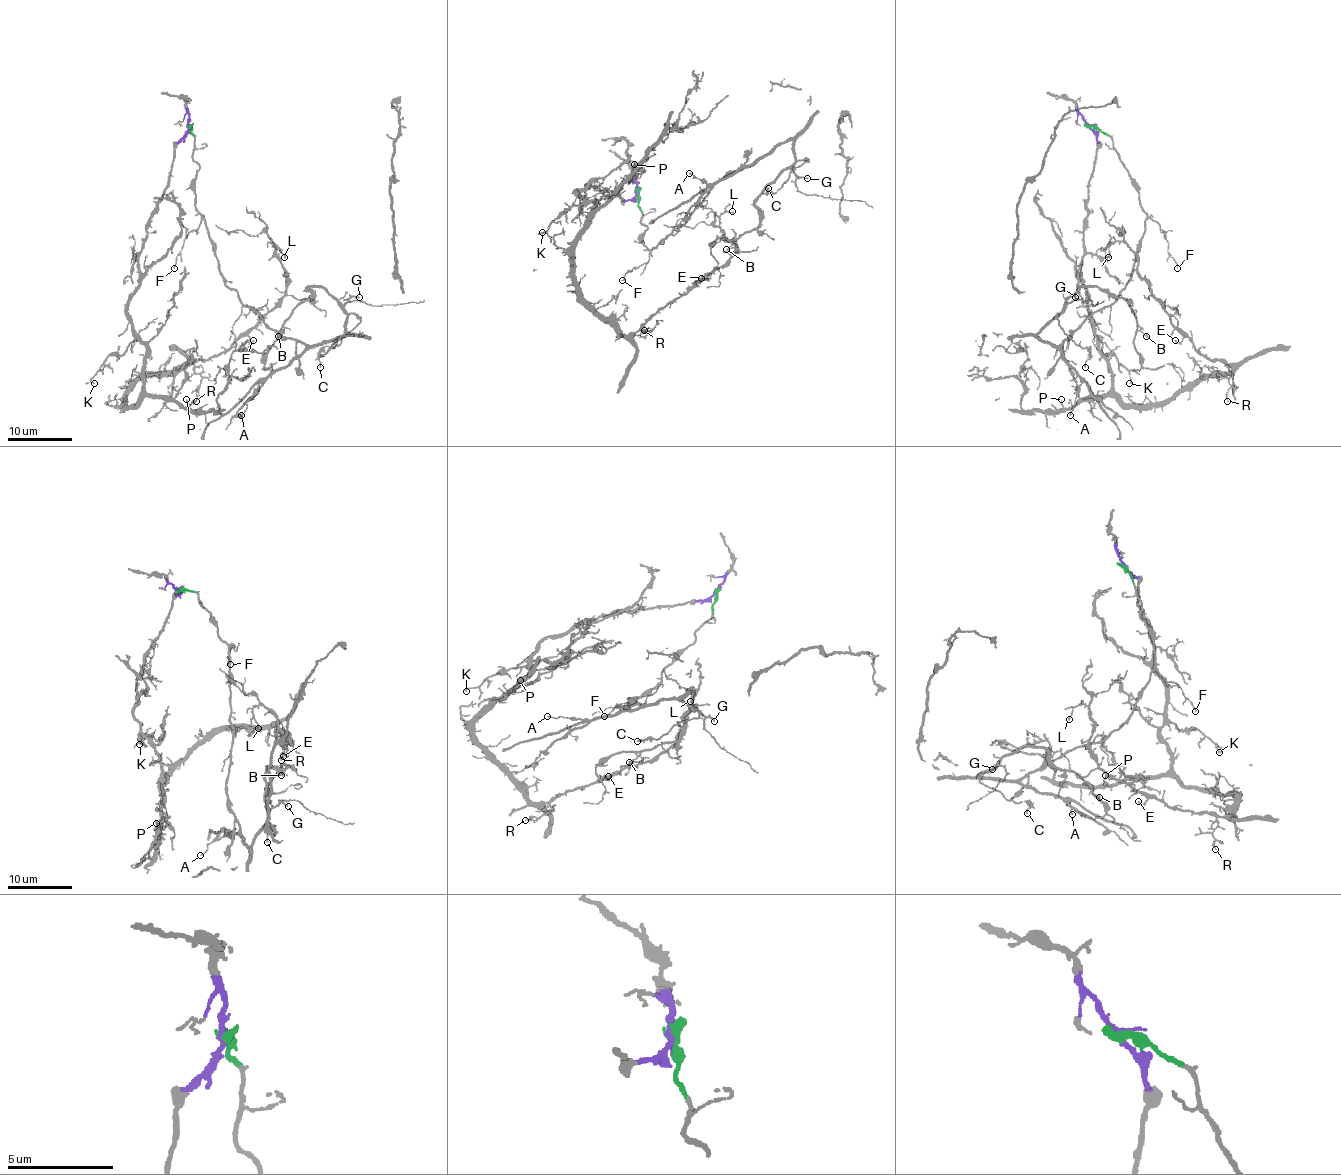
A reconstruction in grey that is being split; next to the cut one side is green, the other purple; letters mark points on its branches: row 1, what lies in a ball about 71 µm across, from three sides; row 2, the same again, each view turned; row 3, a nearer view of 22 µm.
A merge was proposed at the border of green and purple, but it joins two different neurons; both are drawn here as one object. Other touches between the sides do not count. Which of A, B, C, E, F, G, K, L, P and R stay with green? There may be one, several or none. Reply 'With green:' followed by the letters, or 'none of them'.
With green: A, B, C, F, G

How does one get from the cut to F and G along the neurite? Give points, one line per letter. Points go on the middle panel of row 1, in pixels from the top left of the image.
F: (637, 192), (640, 221), (647, 227), (644, 243), (650, 251), (650, 258), (629, 271), (622, 281)
G: (637, 192), (650, 250), (686, 222), (720, 179), (791, 140), (792, 171), (807, 179)

